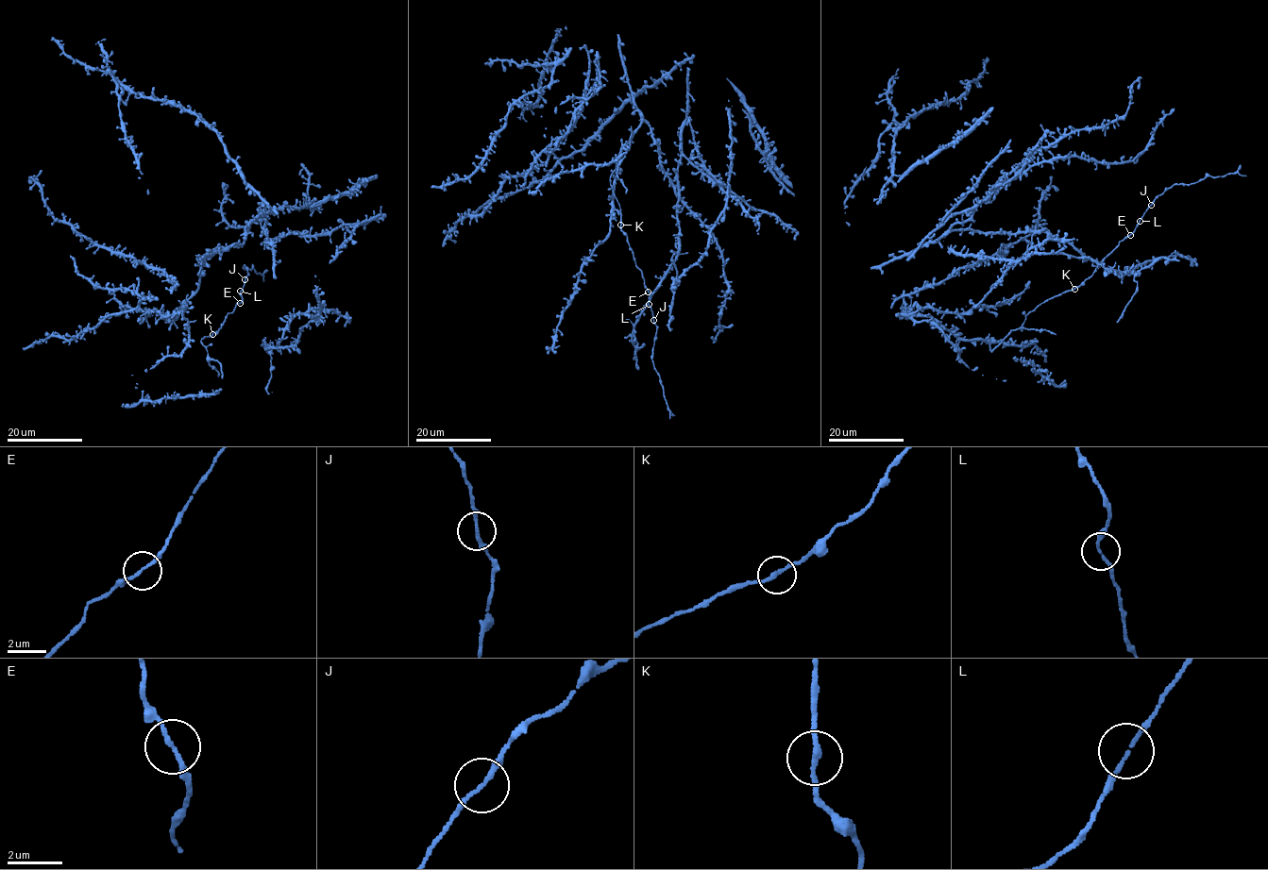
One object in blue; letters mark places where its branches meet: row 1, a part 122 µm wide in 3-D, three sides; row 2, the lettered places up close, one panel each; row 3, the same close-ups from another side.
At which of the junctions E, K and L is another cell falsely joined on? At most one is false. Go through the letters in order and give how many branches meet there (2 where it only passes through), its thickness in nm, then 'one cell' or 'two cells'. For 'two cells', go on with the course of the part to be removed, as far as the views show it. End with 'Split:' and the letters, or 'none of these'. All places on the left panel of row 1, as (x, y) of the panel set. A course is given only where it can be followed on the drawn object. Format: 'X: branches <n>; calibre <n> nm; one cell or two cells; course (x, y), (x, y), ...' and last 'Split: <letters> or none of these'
E: branches 2; calibre 140 nm; one cell
K: branches 2; calibre 190 nm; one cell
L: branches 2; calibre 120 nm; one cell
Split: none of these

